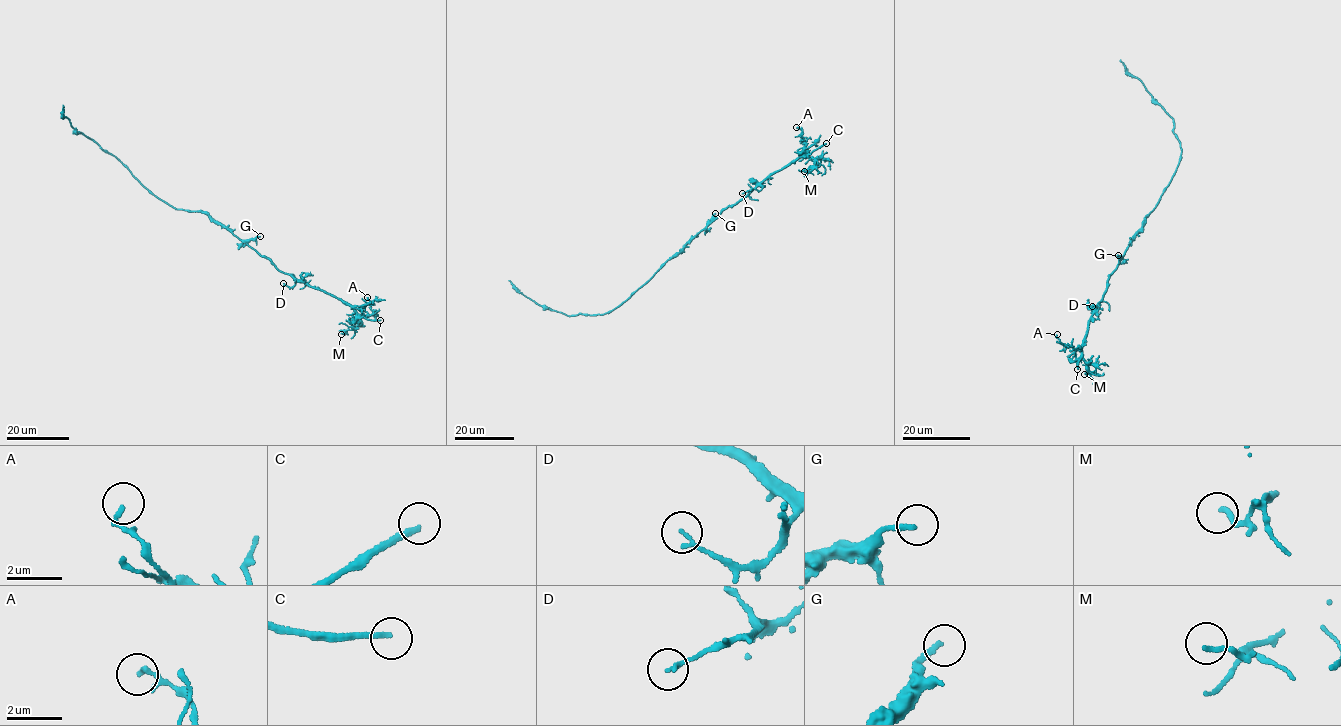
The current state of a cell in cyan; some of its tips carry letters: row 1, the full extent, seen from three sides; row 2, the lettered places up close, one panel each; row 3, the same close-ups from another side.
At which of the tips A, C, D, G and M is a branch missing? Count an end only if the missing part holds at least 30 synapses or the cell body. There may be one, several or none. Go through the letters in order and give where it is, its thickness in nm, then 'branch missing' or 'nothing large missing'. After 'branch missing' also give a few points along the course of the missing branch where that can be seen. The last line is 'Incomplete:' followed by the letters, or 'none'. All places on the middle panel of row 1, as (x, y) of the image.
A: (796, 127) | 160 nm | nothing large missing
C: (826, 143) | 190 nm | branch missing | (826, 143), (843, 130), (841, 102), (843, 105), (836, 109), (852, 115)
D: (742, 193) | 110 nm | nothing large missing
G: (715, 213) | 180 nm | nothing large missing
M: (804, 171) | 160 nm | nothing large missing
Incomplete: C

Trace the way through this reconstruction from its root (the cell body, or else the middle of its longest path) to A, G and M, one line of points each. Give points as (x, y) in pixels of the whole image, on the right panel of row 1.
A: (1143, 222), (1109, 275), (1080, 347), (1074, 349), (1065, 346), (1057, 334)
G: (1143, 222), (1123, 255), (1120, 258), (1118, 255)
M: (1143, 222), (1109, 275), (1089, 322), (1081, 348), (1090, 373), (1084, 374)

